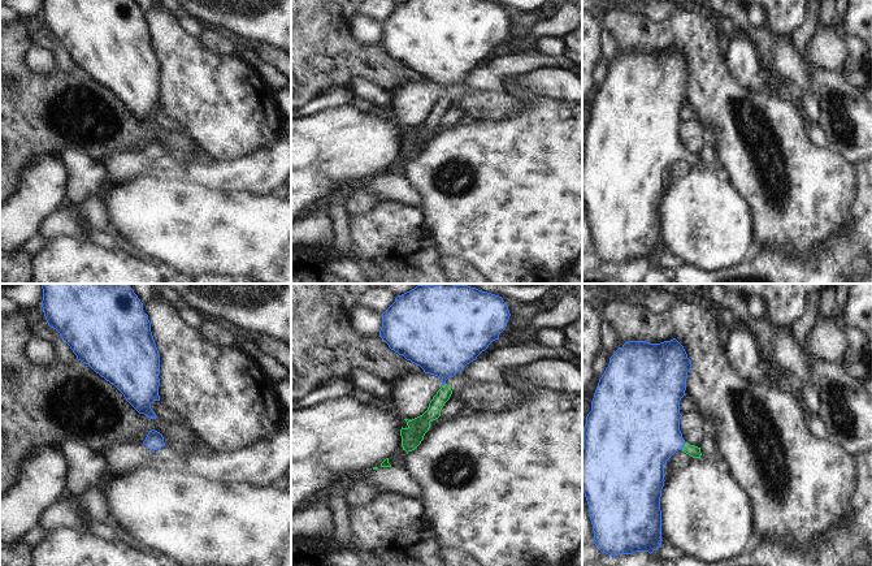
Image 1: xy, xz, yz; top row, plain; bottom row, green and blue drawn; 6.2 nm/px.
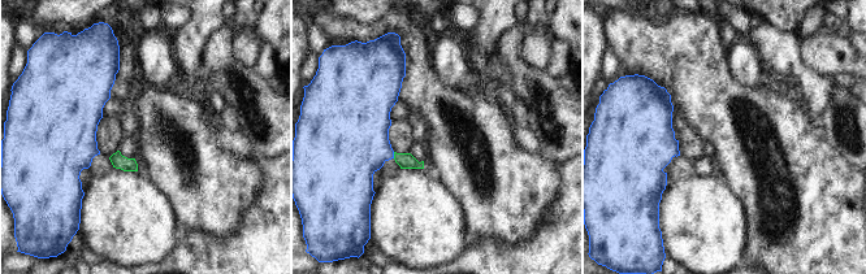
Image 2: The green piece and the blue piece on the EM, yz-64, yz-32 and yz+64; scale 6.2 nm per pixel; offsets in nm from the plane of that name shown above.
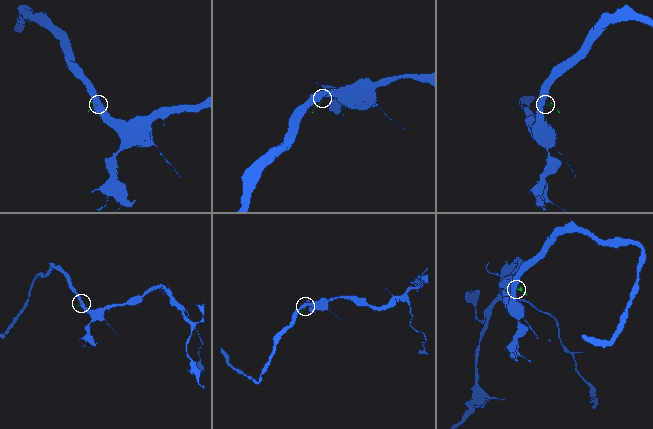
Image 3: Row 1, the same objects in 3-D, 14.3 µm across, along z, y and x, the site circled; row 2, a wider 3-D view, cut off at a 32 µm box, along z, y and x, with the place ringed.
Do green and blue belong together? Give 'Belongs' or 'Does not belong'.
Belongs.

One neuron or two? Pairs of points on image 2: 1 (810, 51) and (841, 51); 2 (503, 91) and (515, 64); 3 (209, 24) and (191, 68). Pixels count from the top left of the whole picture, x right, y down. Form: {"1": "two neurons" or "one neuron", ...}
{"1": "one neuron", "2": "two neurons", "3": "one neuron"}

